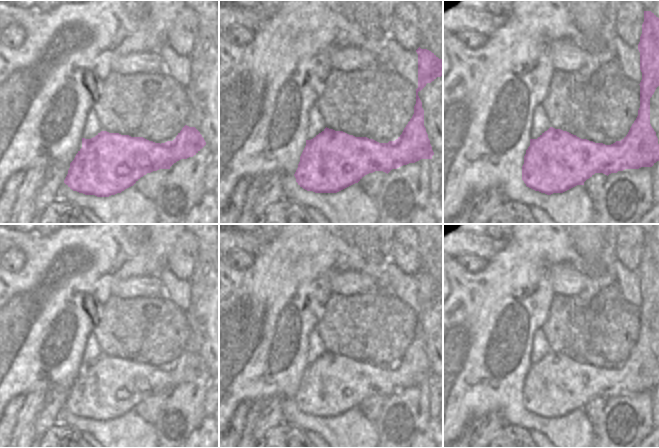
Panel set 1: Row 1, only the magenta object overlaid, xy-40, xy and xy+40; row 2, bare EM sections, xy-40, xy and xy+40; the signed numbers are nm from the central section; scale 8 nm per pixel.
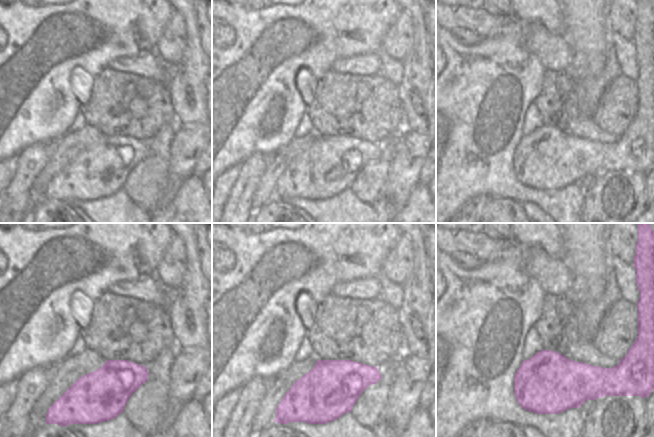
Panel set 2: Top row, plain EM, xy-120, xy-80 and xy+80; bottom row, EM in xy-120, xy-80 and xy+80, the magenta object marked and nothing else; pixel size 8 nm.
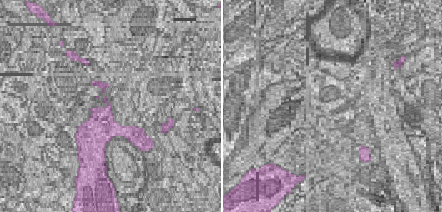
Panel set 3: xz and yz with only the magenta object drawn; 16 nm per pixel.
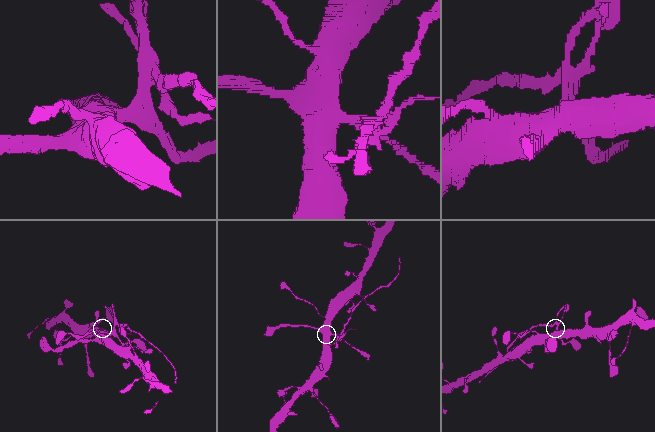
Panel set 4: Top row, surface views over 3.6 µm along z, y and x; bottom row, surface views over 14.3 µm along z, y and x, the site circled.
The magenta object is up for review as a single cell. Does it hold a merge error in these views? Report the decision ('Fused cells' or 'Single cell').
Fused cells

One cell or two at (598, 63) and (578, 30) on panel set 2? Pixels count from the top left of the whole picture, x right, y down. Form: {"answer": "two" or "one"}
{"answer": "one"}

